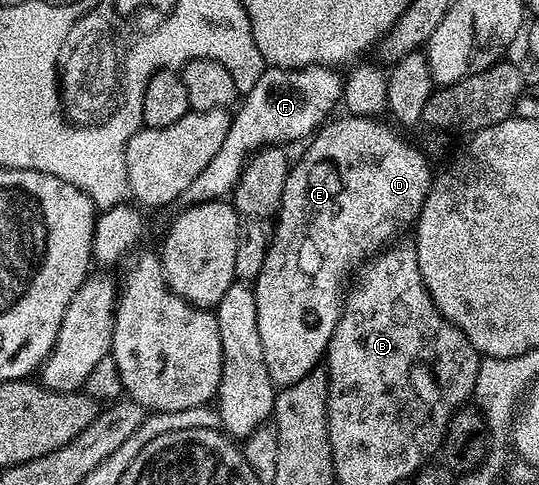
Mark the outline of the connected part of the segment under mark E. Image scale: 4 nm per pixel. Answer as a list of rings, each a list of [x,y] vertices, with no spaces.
[[[351,113],[345,116],[345,119],[333,118],[325,122],[311,136],[304,156],[291,164],[280,198],[280,209],[274,219],[276,232],[271,232],[266,261],[262,261],[262,273],[258,273],[254,281],[258,337],[262,337],[266,369],[277,388],[302,381],[302,377],[310,371],[317,370],[319,363],[316,362],[325,358],[328,342],[340,320],[342,300],[346,295],[344,274],[351,269],[352,263],[363,264],[381,250],[376,223],[366,217],[376,215],[376,207],[367,205],[372,195],[376,195],[376,187],[372,187],[372,183],[376,183],[376,171],[372,171],[372,167],[388,155],[388,147],[392,147],[400,135],[395,130],[391,131],[383,123],[383,118]]]

